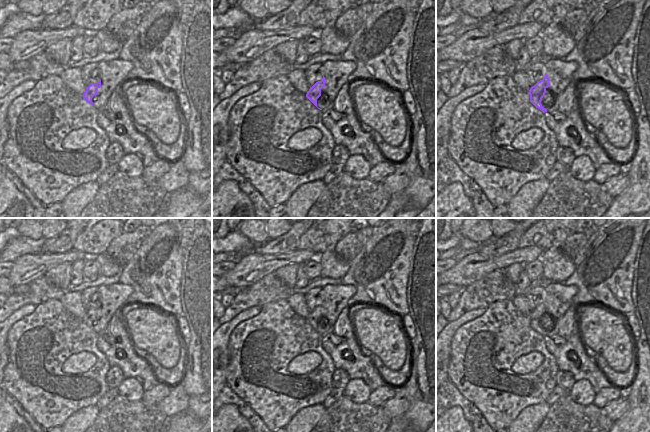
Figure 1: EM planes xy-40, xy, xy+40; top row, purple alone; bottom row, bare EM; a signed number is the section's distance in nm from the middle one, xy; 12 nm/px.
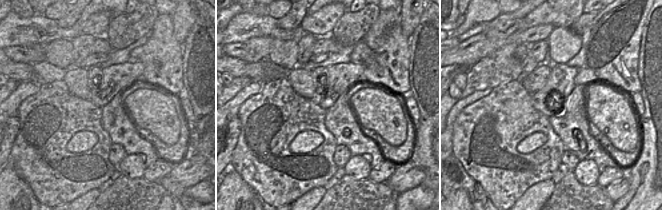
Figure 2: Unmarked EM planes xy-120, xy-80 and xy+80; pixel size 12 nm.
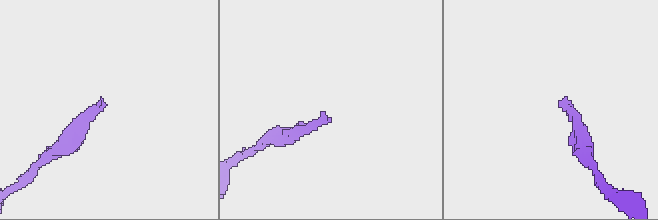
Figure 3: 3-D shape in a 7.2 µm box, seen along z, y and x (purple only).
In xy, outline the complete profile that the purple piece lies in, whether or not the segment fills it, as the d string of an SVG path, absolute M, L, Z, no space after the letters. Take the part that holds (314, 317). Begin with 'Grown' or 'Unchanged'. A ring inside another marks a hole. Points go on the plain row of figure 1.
Grown. M328 284L322 290L322 304L310 311L306 321L324 336L331 332L337 317L348 306L349 300L355 295L357 289L353 285Z

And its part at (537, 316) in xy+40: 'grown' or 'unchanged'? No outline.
grown

